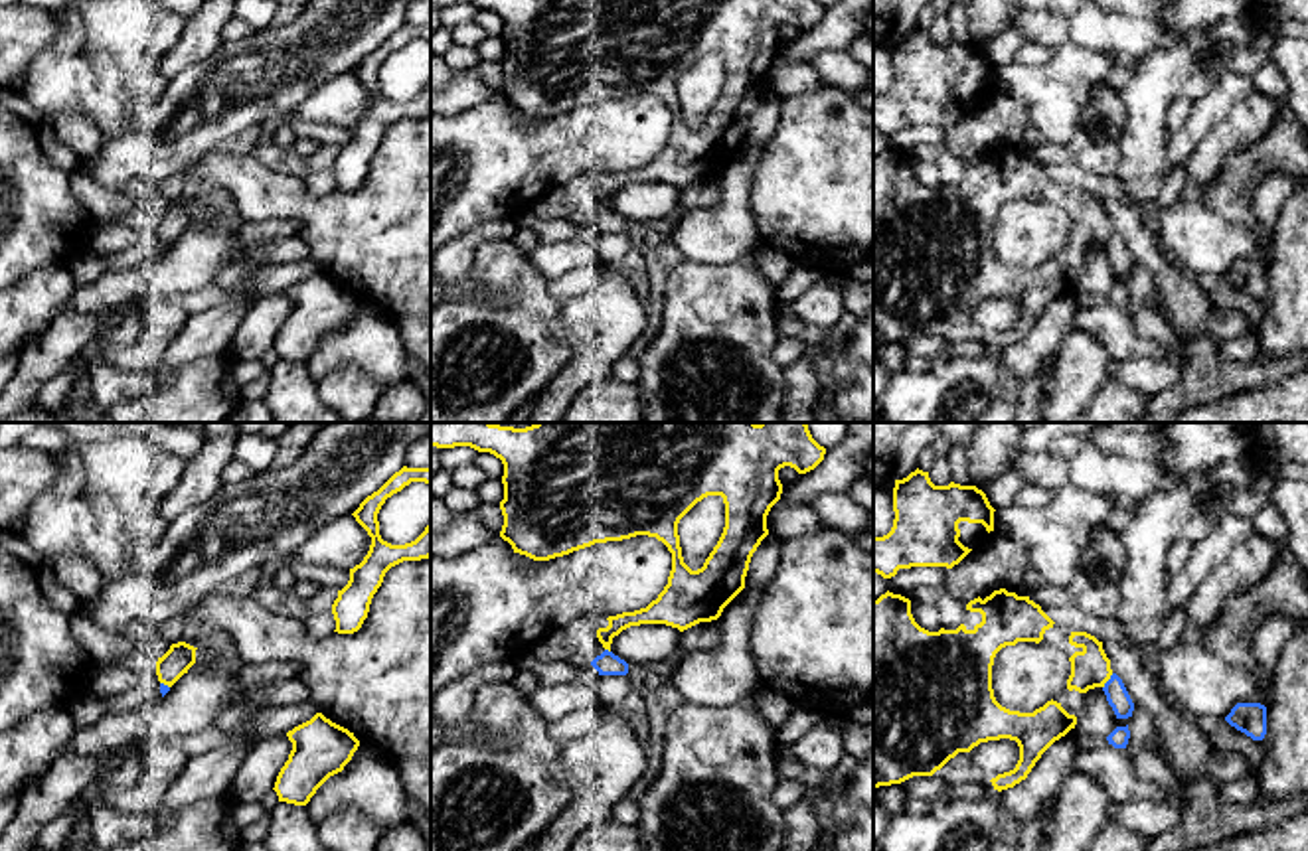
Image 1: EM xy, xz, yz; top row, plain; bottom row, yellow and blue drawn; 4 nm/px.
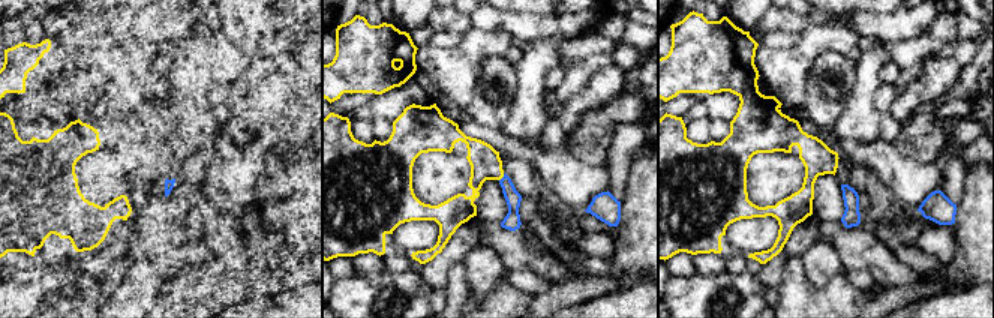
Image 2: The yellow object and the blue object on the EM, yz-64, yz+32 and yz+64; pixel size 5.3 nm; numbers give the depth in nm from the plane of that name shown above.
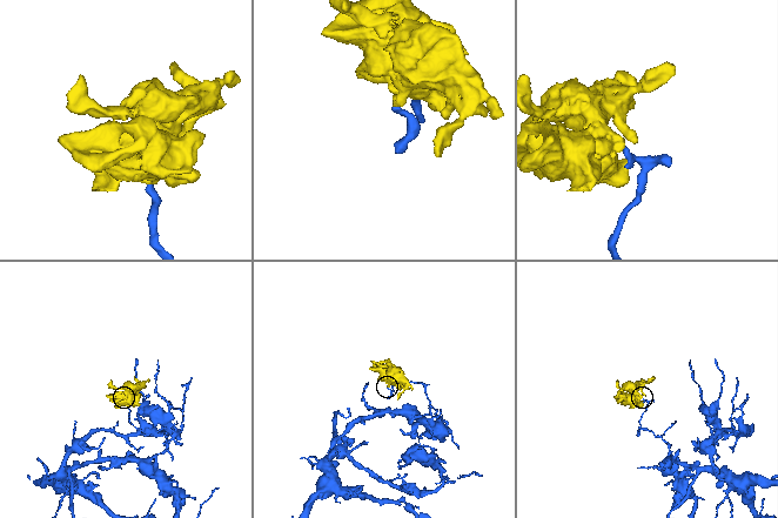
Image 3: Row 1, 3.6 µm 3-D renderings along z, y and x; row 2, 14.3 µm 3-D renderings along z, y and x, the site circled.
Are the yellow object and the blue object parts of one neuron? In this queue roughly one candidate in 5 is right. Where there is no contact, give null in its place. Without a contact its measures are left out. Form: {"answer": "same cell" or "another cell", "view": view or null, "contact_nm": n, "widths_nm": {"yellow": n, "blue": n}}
{"answer": "another cell", "view": "yz", "contact_nm": 80, "widths_nm": {"yellow": 160, "blue": 90}}

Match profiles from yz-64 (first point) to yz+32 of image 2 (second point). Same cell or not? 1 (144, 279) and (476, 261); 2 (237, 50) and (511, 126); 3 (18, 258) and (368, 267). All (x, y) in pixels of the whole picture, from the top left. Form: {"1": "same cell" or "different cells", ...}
{"1": "same cell", "2": "same cell", "3": "same cell"}

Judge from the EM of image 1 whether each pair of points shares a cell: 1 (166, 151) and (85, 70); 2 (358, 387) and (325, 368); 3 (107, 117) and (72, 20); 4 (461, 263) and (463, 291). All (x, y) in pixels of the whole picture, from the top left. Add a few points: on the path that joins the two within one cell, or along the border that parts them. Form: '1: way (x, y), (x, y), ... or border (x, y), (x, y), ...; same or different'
1: border (157, 113), (147, 123), (111, 139); different
2: border (380, 382), (352, 366), (340, 366), (319, 384); different
3: way (99, 93), (72, 66), (72, 44); same
4: way (461, 269), (461, 285); same

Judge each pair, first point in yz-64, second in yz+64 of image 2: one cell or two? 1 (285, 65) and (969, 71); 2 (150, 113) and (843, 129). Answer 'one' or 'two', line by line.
1: two
2: two

